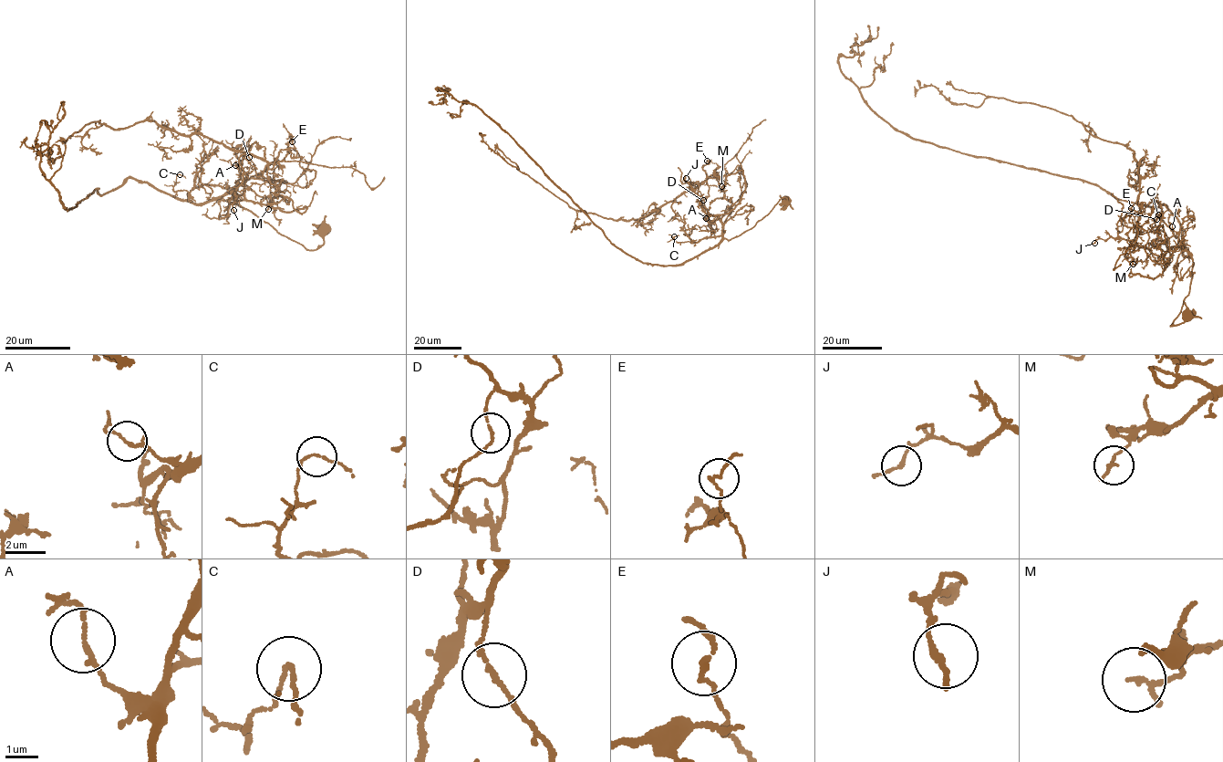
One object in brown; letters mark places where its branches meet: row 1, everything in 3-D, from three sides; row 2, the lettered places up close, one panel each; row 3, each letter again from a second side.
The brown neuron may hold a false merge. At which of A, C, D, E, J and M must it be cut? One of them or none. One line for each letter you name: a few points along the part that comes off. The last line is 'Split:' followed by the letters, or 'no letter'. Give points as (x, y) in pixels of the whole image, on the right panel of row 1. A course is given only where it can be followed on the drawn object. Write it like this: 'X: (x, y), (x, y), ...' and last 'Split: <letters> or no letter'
D: (1156, 219), (1137, 233), (1134, 151), (1069, 115), (991, 96), (976, 107), (953, 103), (933, 86), (915, 96)
Split: D

